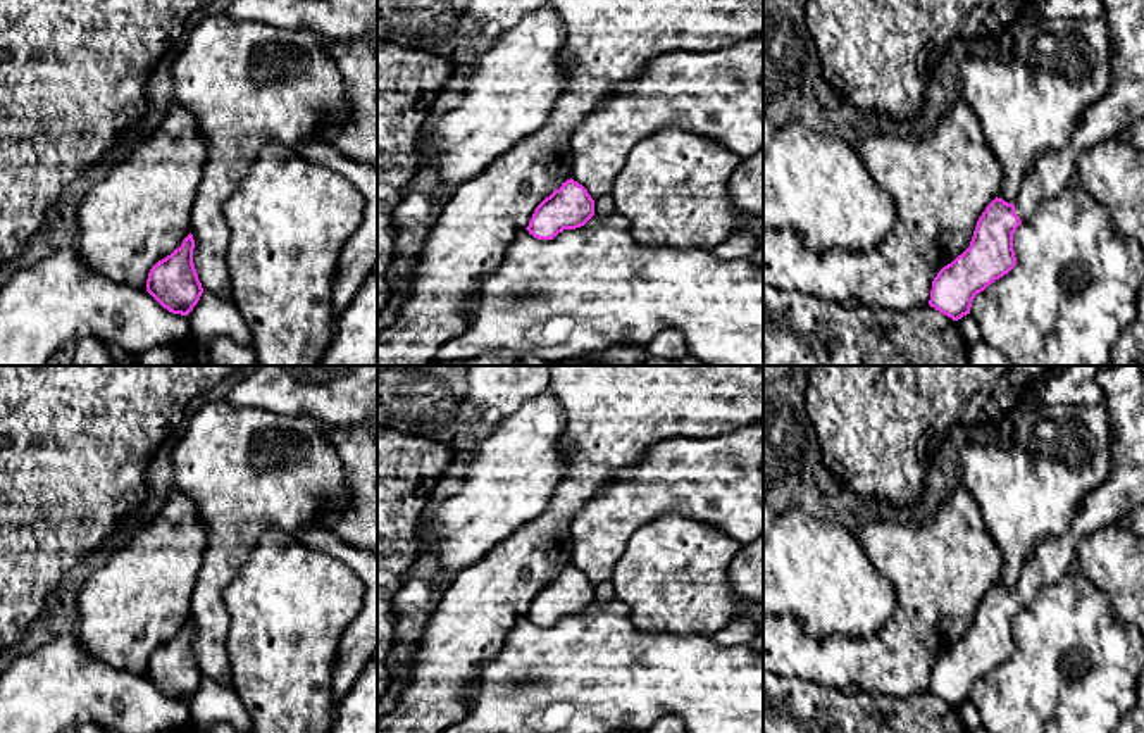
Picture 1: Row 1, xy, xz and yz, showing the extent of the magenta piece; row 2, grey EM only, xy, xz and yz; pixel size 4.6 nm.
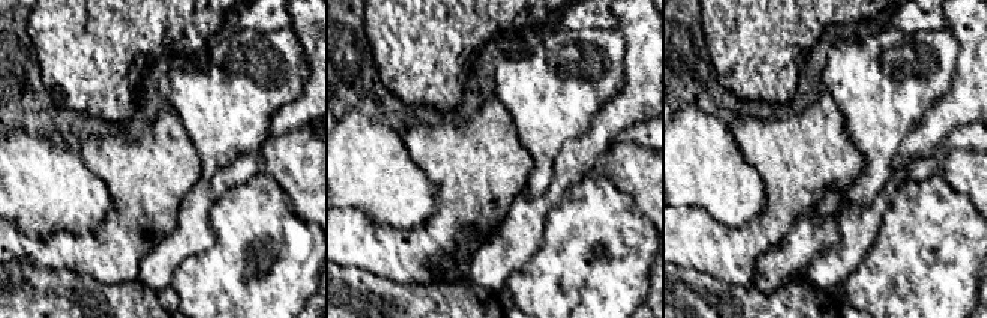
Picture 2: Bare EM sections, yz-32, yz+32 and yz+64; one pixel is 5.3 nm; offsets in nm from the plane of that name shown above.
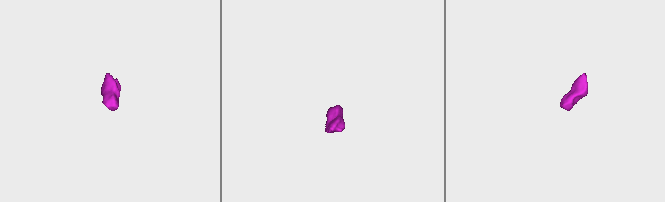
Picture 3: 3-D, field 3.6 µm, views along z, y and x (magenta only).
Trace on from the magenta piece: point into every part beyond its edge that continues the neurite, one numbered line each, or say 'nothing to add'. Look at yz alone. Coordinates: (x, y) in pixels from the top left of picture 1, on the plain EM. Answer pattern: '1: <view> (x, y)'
1: yz (1122, 387)

